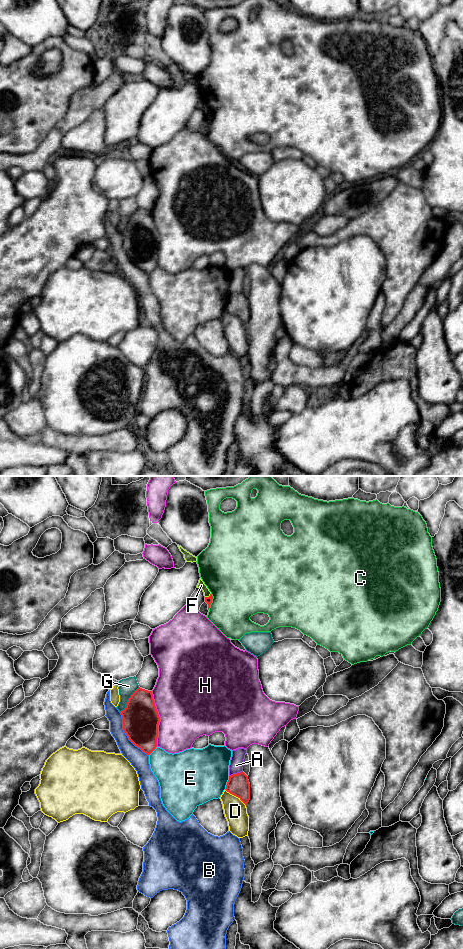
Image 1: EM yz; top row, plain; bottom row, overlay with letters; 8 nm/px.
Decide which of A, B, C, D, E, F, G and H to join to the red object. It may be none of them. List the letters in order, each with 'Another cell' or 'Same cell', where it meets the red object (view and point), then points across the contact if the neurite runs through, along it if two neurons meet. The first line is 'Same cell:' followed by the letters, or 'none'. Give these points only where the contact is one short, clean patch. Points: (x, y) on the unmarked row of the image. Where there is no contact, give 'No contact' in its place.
Same cell: none
A: Another cell. Touches red at yz (235, 294). Boundary: yz (242, 290), (229, 296)
B: Another cell. Touches red at yz (126, 254). Boundary: yz (119, 232), (122, 238), (122, 249), (127, 257), (148, 275)
C: Another cell. Touches red at yz (211, 121). Boundary: yz (211, 113), (212, 120), (208, 129)
D: Another cell. Touches red at yz (235, 315)
E: Another cell. Touches red at yz (227, 303)
F: Another cell. Touches red at yz (209, 116). Boundary: yz (210, 113), (205, 117)
G: Another cell. Touches red at yz (128, 220)
H: Another cell. Touches red at yz (159, 239)

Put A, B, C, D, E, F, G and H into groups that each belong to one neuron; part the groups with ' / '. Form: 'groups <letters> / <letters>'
groups A F / B / C / D / E / G / H

